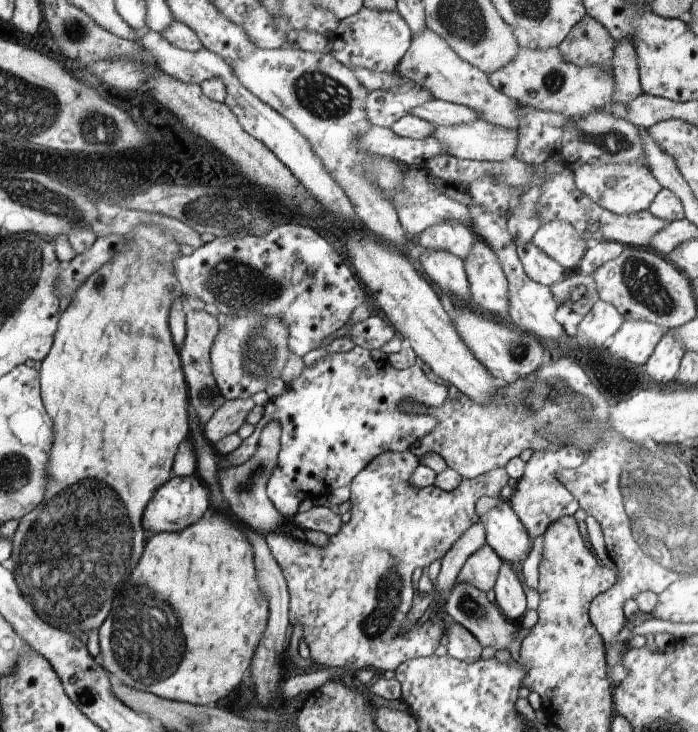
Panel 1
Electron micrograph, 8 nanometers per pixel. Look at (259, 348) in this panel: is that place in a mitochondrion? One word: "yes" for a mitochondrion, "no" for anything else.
yes

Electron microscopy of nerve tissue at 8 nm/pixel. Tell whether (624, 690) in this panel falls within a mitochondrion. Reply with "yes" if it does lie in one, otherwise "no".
no

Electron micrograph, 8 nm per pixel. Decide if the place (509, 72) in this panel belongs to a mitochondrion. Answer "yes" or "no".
no

